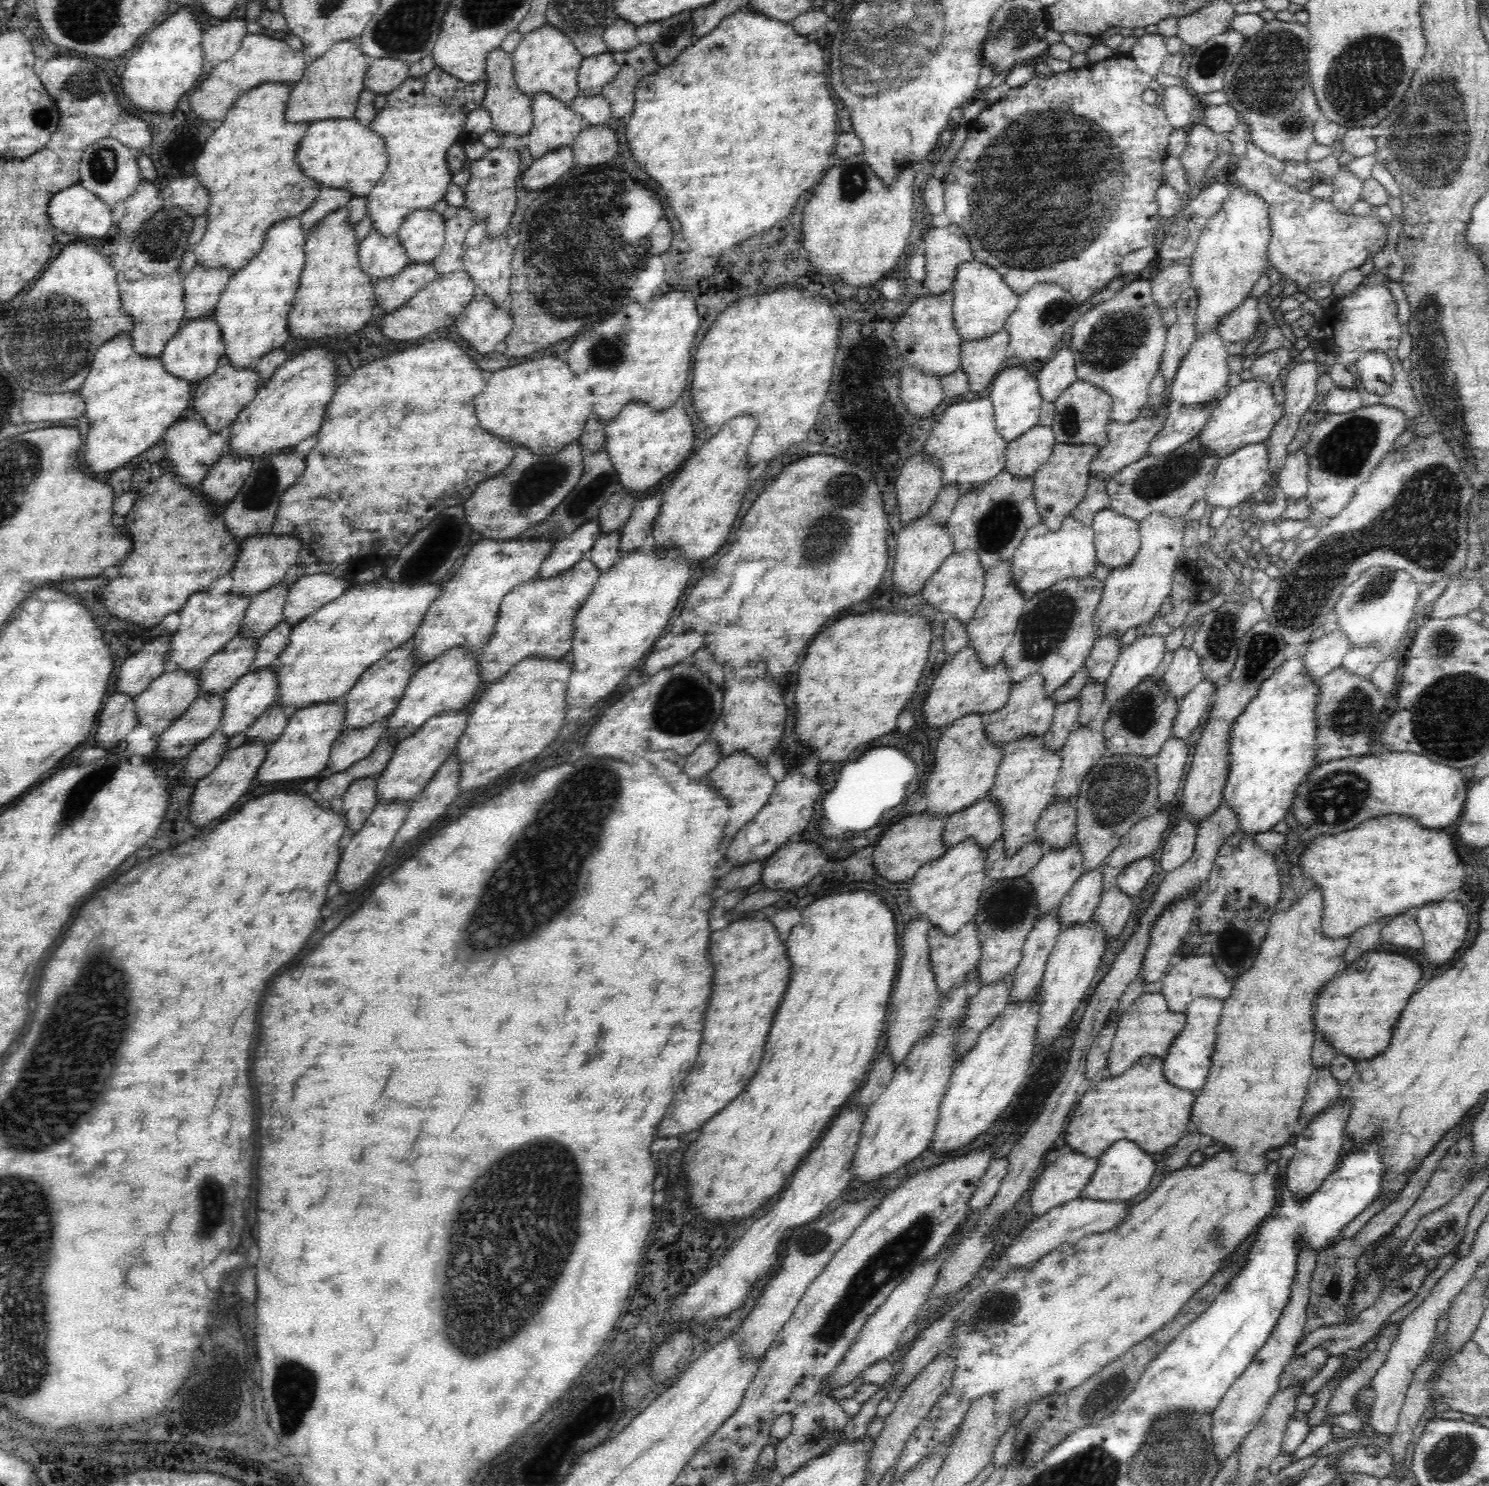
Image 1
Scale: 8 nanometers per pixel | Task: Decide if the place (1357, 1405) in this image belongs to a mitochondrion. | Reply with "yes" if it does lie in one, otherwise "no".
no

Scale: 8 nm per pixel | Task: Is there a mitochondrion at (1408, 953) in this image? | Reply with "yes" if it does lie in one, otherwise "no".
no

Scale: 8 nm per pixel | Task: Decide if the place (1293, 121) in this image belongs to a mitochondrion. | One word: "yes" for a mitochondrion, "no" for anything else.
yes

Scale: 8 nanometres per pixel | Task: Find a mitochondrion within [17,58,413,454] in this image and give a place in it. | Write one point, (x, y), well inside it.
(161, 240)

